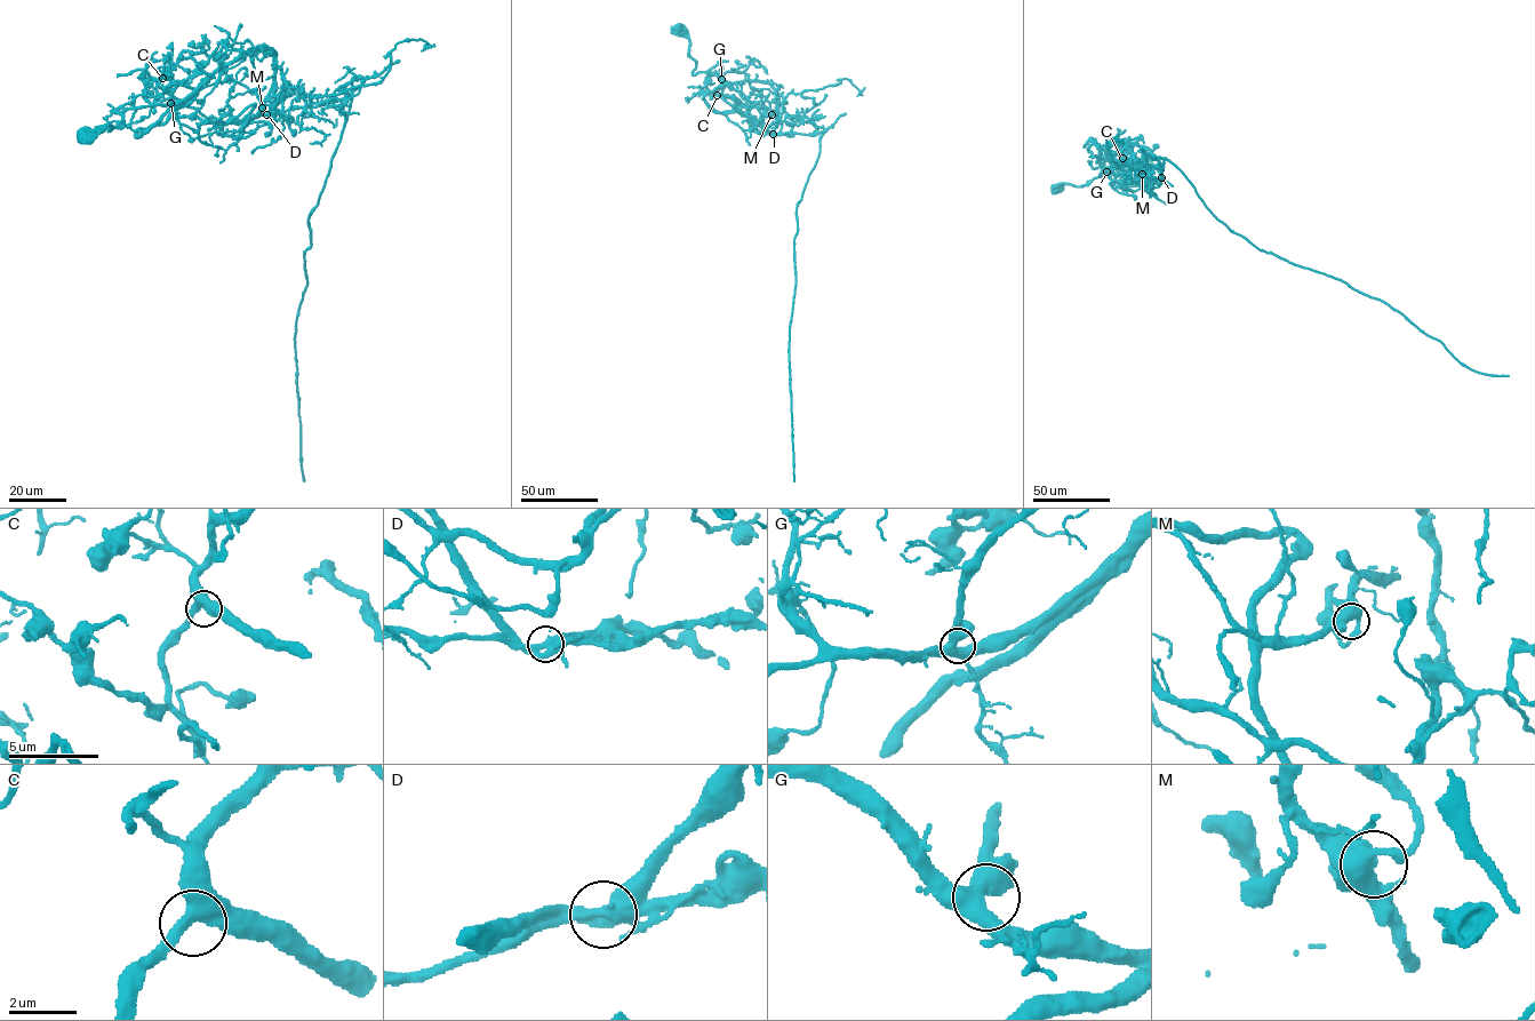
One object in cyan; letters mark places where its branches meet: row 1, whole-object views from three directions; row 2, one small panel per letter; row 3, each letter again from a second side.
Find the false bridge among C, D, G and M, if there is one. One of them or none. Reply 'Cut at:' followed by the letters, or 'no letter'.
Cut at: D

